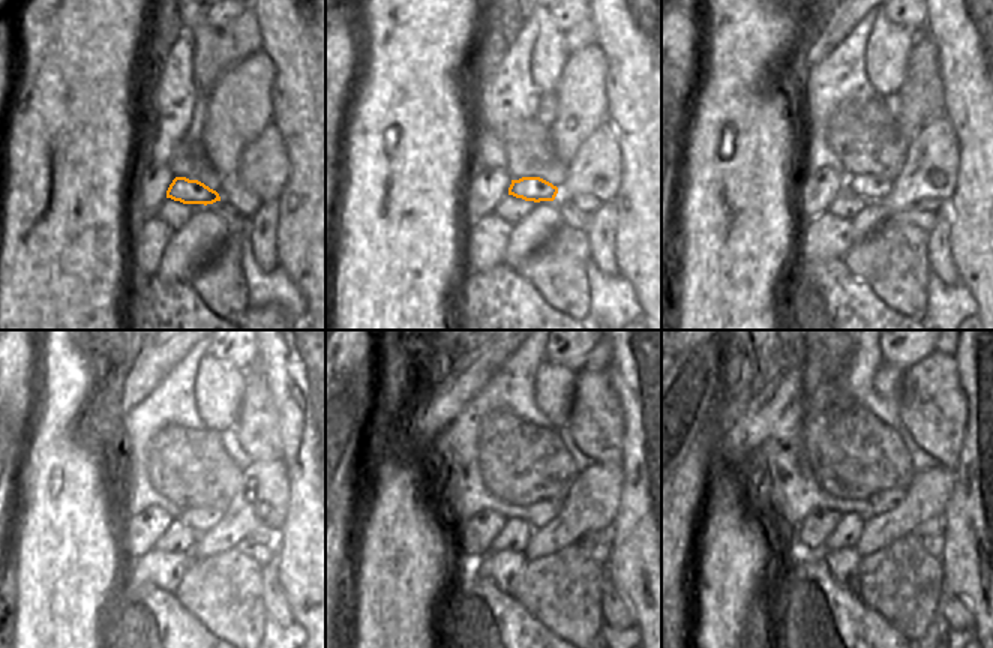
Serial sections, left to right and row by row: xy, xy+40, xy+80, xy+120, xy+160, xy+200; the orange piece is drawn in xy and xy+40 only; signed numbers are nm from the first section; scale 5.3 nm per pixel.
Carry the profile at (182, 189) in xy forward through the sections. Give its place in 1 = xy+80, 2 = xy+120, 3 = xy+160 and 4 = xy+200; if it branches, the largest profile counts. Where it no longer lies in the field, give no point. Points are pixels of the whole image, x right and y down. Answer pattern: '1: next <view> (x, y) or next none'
1: next xy+80 (872, 186)
2: next xy+120 (201, 519)
3: next xy+160 (545, 510)
4: next xy+200 (885, 501)

